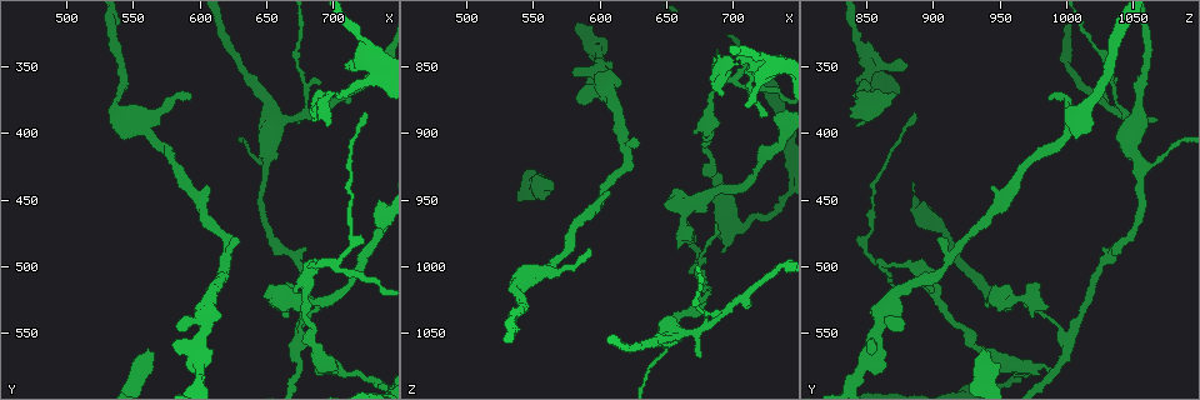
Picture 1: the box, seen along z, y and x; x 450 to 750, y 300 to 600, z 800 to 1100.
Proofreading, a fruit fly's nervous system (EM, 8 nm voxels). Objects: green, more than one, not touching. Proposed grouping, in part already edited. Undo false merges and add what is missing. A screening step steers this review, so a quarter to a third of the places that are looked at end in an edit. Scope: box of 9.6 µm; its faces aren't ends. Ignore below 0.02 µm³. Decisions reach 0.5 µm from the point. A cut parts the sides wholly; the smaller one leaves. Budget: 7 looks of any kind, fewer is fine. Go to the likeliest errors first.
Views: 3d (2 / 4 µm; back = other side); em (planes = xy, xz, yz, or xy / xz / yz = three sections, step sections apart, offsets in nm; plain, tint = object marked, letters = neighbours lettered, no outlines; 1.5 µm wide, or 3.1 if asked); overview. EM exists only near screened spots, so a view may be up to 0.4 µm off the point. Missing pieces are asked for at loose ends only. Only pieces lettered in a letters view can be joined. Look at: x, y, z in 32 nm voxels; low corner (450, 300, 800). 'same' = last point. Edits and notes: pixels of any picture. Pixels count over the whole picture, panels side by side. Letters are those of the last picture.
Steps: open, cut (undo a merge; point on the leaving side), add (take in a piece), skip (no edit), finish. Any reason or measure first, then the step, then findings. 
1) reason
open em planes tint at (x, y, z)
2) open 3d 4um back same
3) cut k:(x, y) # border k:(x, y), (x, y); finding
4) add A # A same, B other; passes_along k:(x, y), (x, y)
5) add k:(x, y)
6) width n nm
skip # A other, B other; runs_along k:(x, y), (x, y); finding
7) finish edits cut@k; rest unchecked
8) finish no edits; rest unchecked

branch stops here
open 3d 4um at (658, 530, 986)

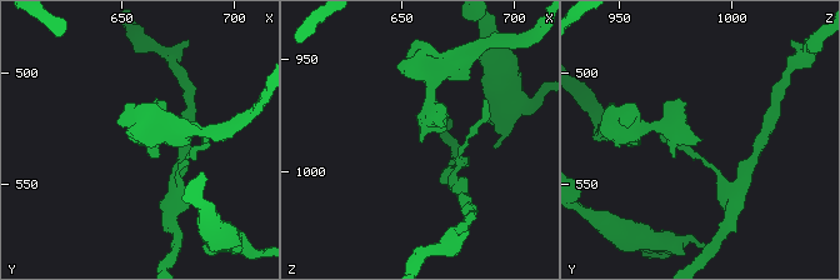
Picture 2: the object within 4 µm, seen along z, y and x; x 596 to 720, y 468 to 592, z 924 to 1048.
need the tissue
open em planes letters at (658, 529, 987)

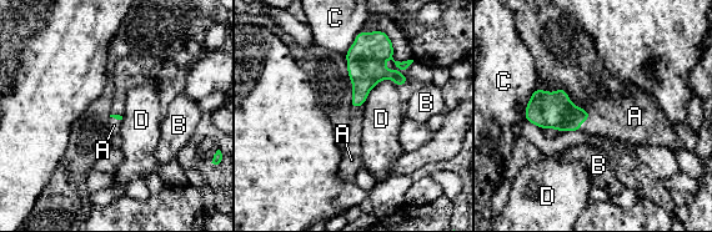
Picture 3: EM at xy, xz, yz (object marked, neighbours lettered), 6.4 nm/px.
longest_contact D 260 nm
add 3:(622, 117) # A same, B other, C other, D other; it goes on there

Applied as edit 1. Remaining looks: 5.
redraw
open overview

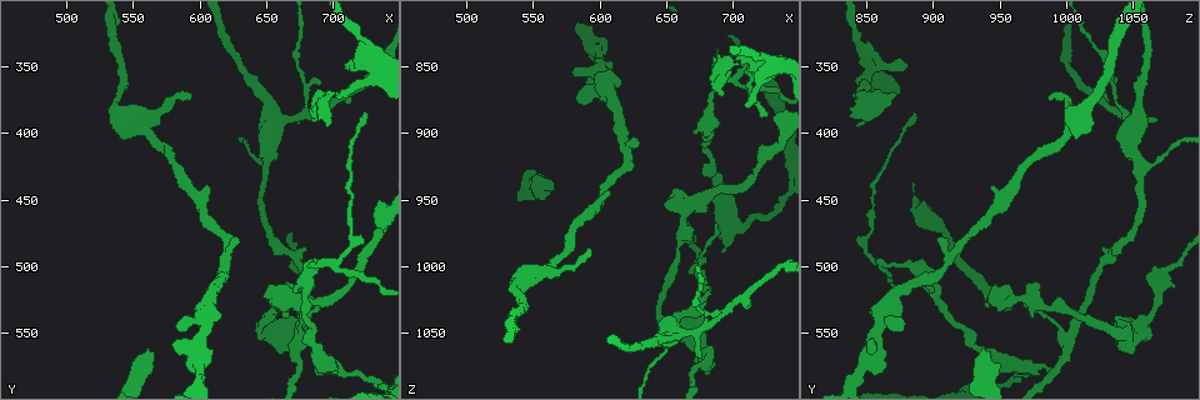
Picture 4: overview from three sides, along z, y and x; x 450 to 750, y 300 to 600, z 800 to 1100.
three arms meet
open 3d 4um at (696, 496, 860)

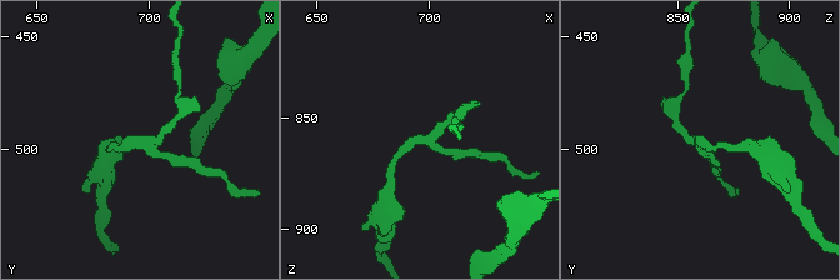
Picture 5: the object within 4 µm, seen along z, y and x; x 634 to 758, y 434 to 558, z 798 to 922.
arms 3
open em xz step 4 tint at (694, 497, 861)

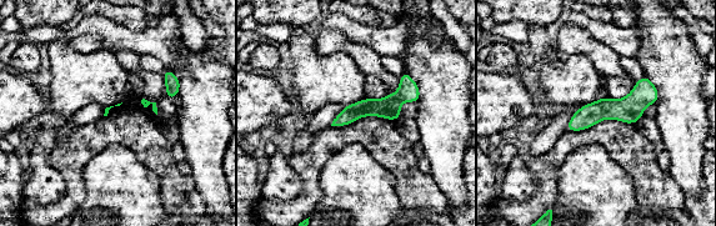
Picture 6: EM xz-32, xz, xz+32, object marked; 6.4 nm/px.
cut it another way
open em planes letters same

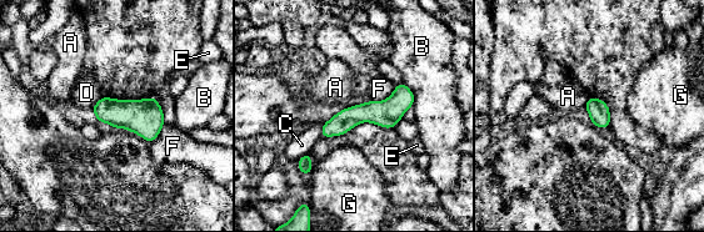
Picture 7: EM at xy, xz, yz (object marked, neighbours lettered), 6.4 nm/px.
longest_contact F 200 nm
skip # A other, B other, C other, D other, E other, F other, G other; border 7:(589, 96), (584, 107); continuous, no second neuron

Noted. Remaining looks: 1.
finish edits add@3; rest unchecked

